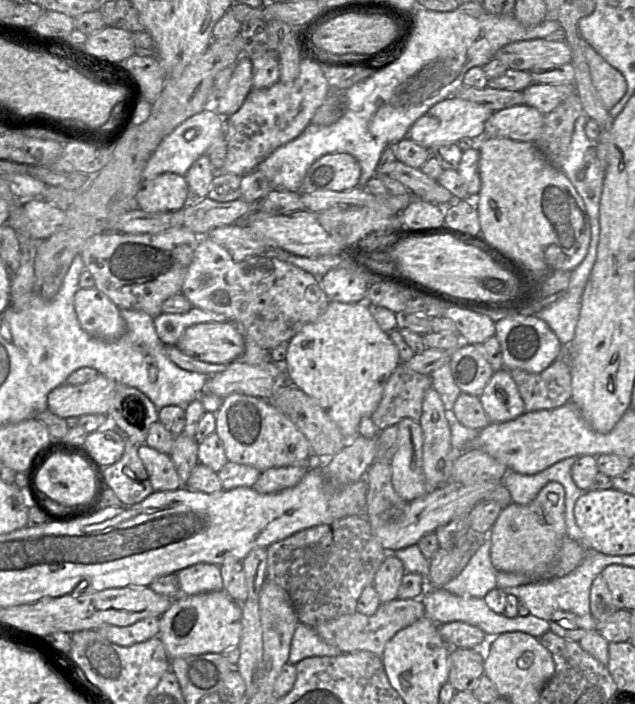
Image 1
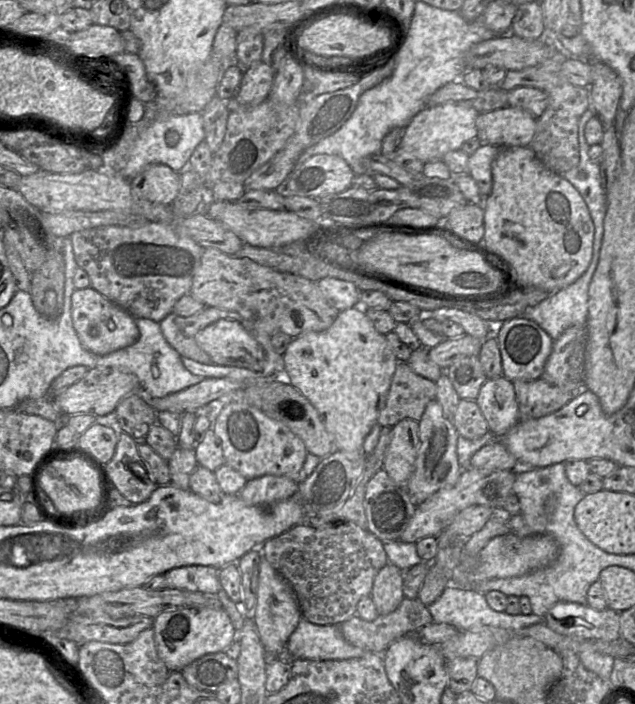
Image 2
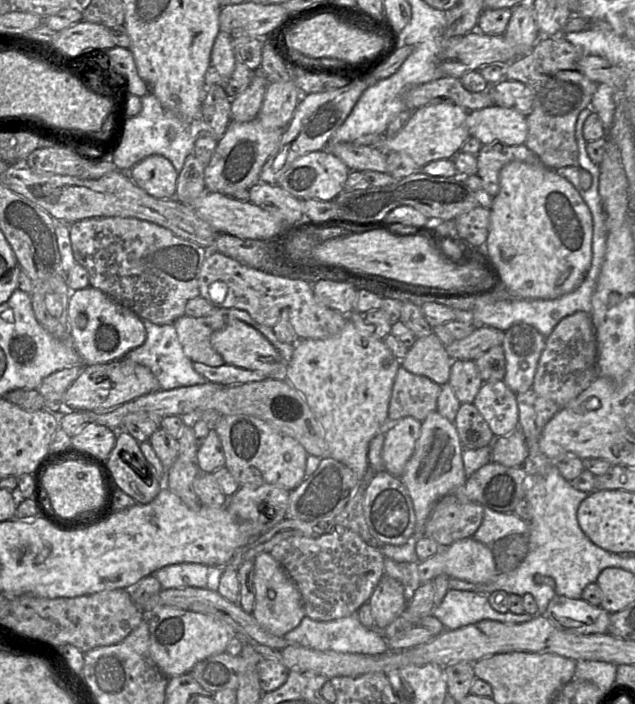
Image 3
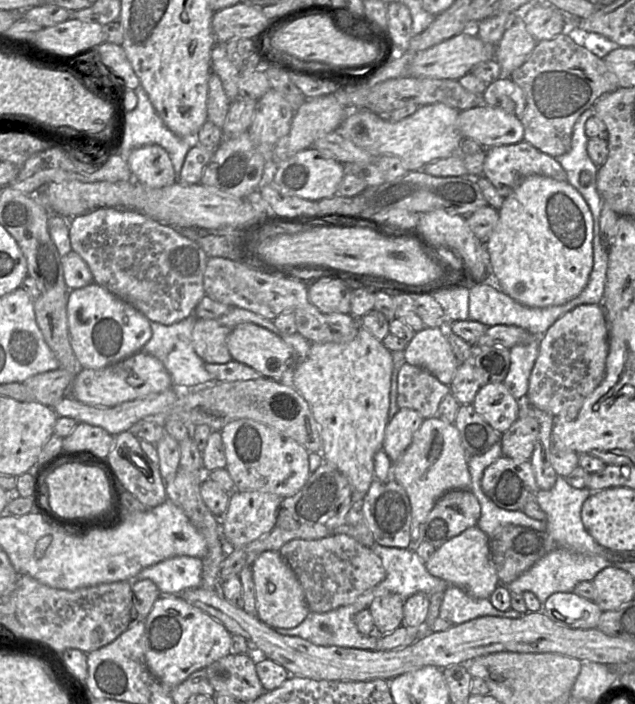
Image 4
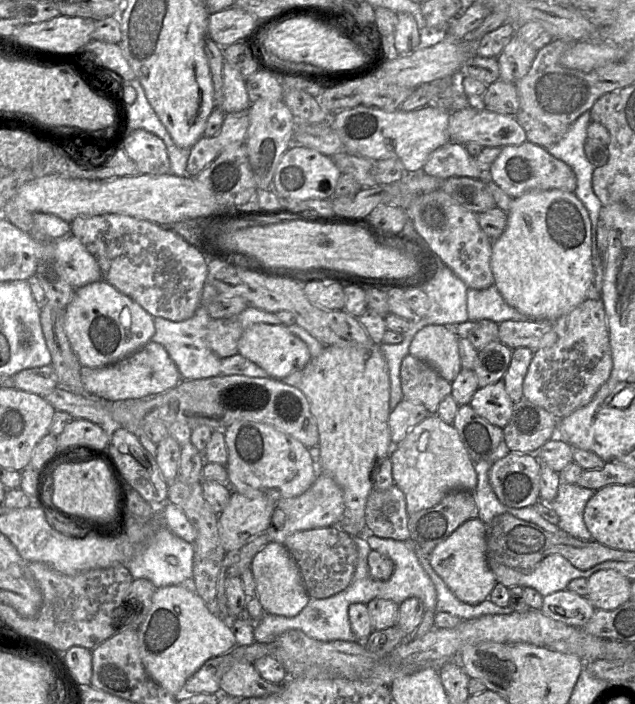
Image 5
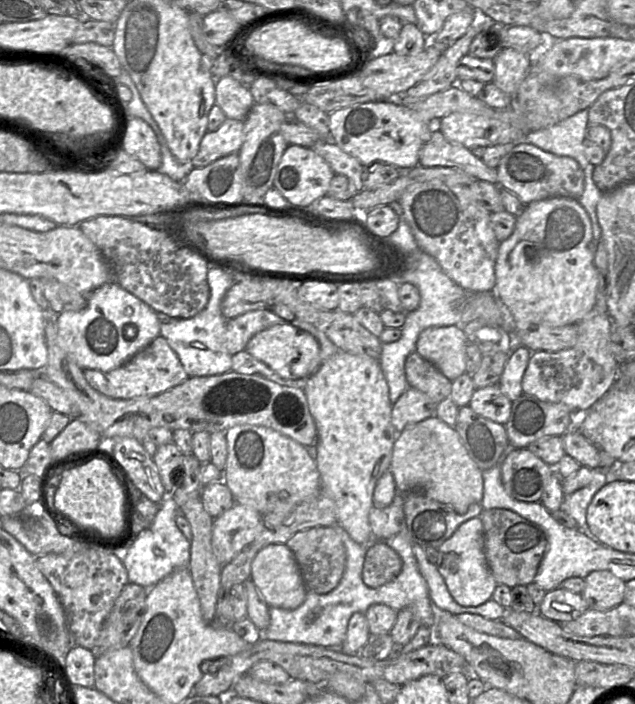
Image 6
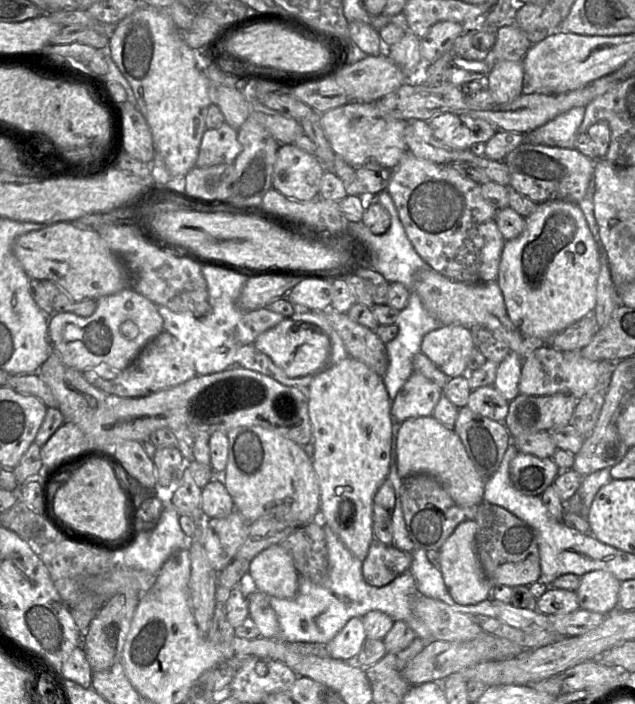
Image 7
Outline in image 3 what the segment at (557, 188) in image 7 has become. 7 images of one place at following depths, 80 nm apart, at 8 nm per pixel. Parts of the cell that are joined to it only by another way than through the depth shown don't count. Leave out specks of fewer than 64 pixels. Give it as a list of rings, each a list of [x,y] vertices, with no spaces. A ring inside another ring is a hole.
[[[493,143],[482,145],[477,156],[477,175],[482,179],[483,187],[486,192],[488,192],[492,197],[497,196],[499,193],[499,174],[501,169],[510,162],[520,161],[531,164],[541,163],[538,157],[528,149],[525,144],[518,146],[508,146],[501,143]]]

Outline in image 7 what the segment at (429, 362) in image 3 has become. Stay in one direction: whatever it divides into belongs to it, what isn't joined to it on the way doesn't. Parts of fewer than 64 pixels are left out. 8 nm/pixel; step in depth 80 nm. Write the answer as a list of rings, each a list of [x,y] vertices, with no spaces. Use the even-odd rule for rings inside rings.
[[[446,325],[427,333],[421,343],[425,354],[446,376],[467,375],[468,359],[475,348],[471,329]]]

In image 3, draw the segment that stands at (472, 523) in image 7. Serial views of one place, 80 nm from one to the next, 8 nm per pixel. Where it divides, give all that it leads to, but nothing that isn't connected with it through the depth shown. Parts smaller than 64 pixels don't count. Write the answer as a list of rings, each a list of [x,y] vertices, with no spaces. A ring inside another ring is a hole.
[[[473,537],[441,547],[433,557],[418,562],[418,572],[422,584],[441,574],[472,583],[489,582],[498,574],[491,545]]]

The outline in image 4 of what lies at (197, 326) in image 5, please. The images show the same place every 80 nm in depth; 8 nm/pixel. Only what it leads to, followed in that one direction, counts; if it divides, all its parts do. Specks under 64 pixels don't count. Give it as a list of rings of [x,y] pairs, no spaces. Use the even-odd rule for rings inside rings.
[[[193,313],[172,325],[150,321],[152,336],[141,351],[158,358],[163,363],[170,374],[172,388],[190,388],[214,382],[213,376],[205,369],[205,362],[197,355],[193,347],[192,331],[197,320]]]

